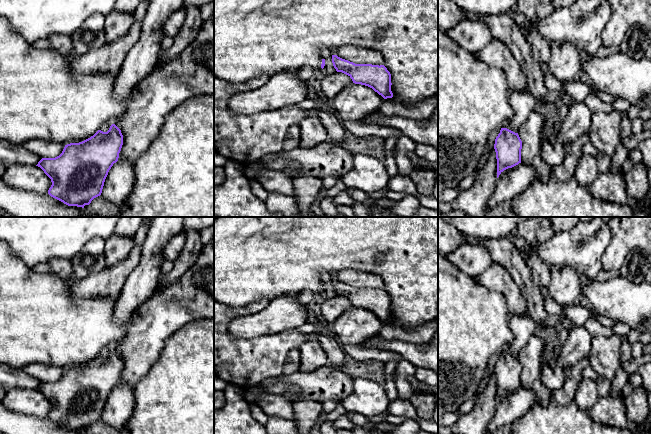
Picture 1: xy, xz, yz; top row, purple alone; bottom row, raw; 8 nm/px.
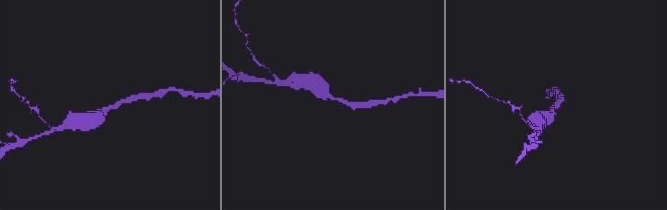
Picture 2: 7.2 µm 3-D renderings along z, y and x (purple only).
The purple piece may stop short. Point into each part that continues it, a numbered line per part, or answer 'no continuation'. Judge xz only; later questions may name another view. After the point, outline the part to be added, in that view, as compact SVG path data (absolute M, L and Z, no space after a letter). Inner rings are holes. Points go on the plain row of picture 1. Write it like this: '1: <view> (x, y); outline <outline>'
no continuation

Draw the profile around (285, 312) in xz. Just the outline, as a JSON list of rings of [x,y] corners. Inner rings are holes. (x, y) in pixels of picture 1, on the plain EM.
[[[283,295],[270,300],[260,312],[233,319],[229,332],[235,338],[250,339],[298,329],[306,322],[305,304],[292,295]]]

